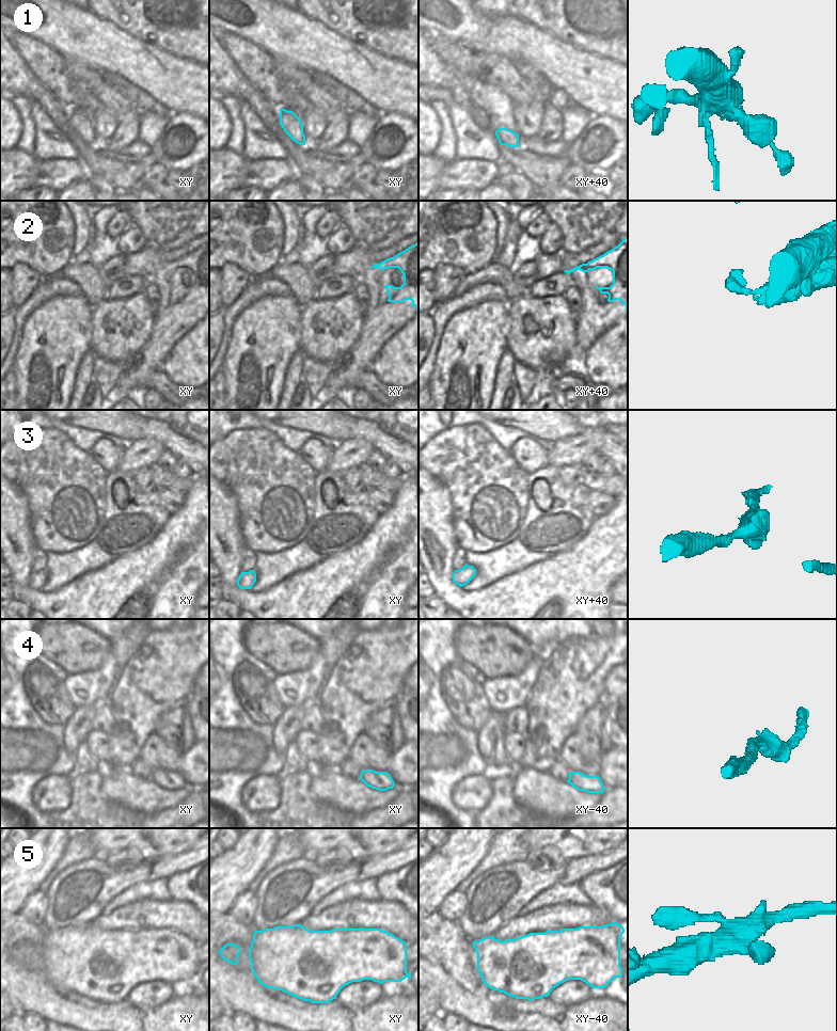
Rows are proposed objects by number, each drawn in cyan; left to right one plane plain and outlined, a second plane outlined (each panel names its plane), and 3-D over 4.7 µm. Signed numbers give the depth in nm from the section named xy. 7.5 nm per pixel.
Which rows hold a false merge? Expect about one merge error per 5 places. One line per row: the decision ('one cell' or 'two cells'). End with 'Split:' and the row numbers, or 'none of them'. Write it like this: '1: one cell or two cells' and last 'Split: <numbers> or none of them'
1: one cell
2: two cells
3: one cell
4: one cell
5: one cell
Split: 2

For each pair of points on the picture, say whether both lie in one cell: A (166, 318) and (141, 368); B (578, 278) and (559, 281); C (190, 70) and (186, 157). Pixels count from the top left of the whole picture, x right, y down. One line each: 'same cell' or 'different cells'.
A: same cell
B: different cells
C: different cells

